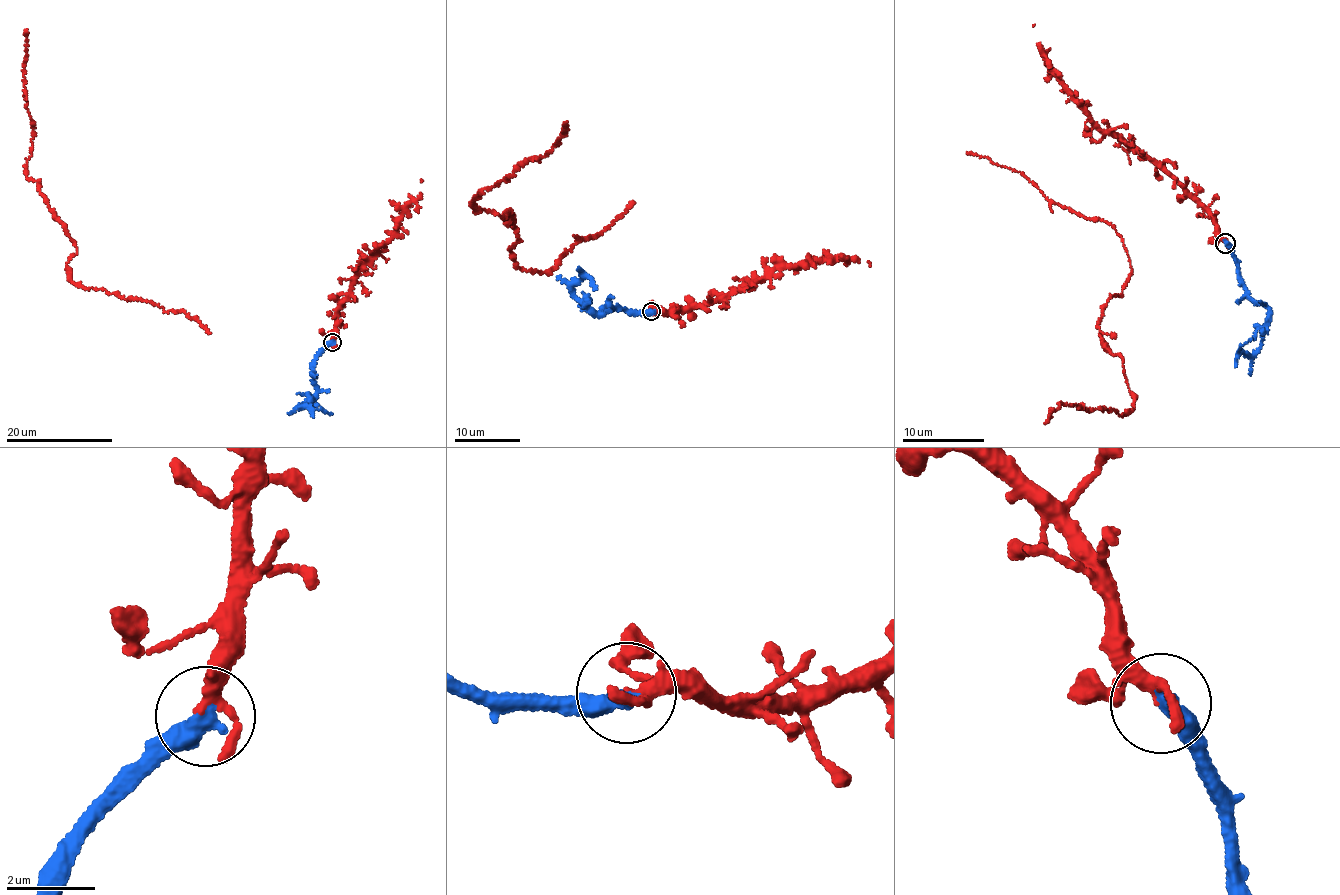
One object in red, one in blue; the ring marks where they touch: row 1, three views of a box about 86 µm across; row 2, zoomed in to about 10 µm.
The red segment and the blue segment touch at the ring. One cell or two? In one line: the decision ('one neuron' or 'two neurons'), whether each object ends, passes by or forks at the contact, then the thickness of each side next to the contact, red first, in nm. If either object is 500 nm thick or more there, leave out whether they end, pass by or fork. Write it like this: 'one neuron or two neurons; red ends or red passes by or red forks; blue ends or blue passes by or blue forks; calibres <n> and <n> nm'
one neuron; red passes by; blue ends; calibres 240 and 440 nm

